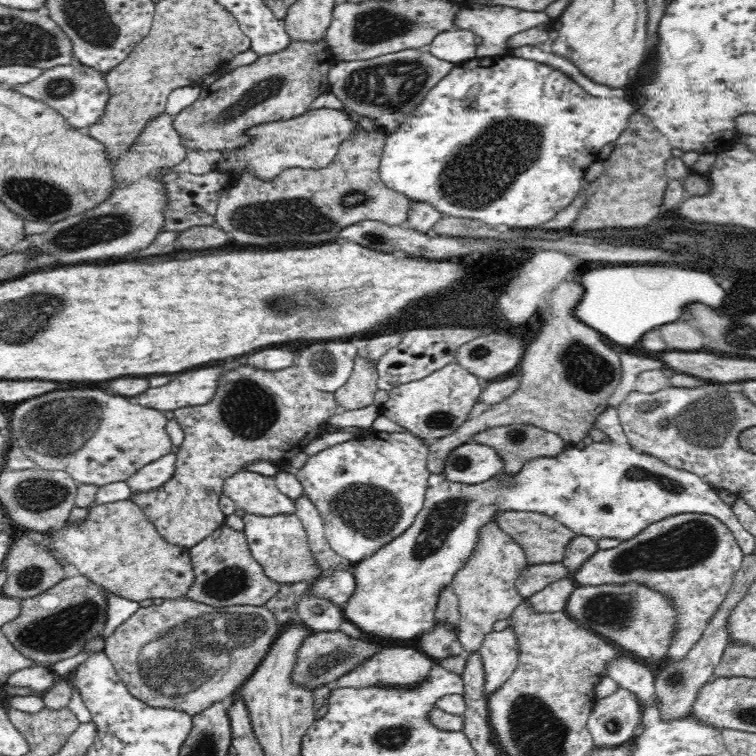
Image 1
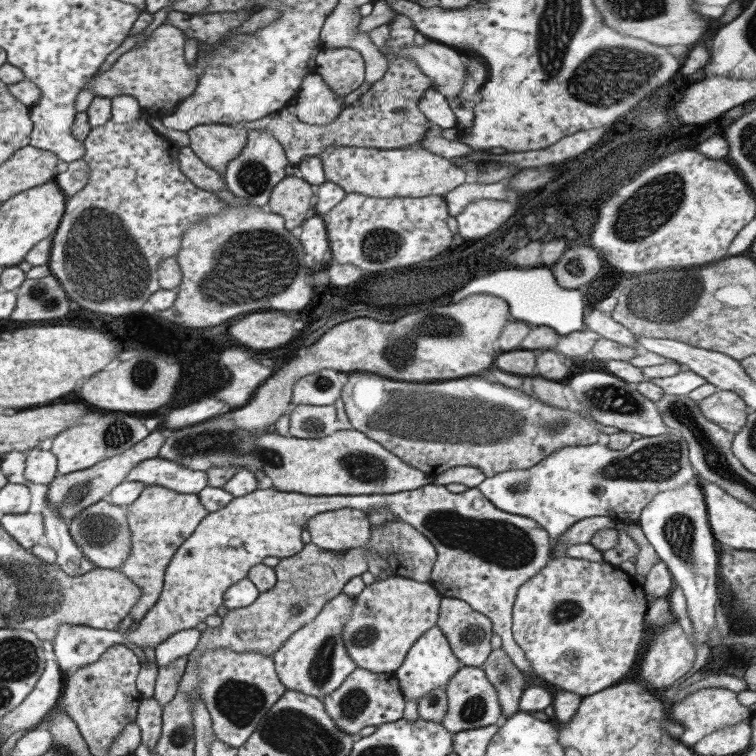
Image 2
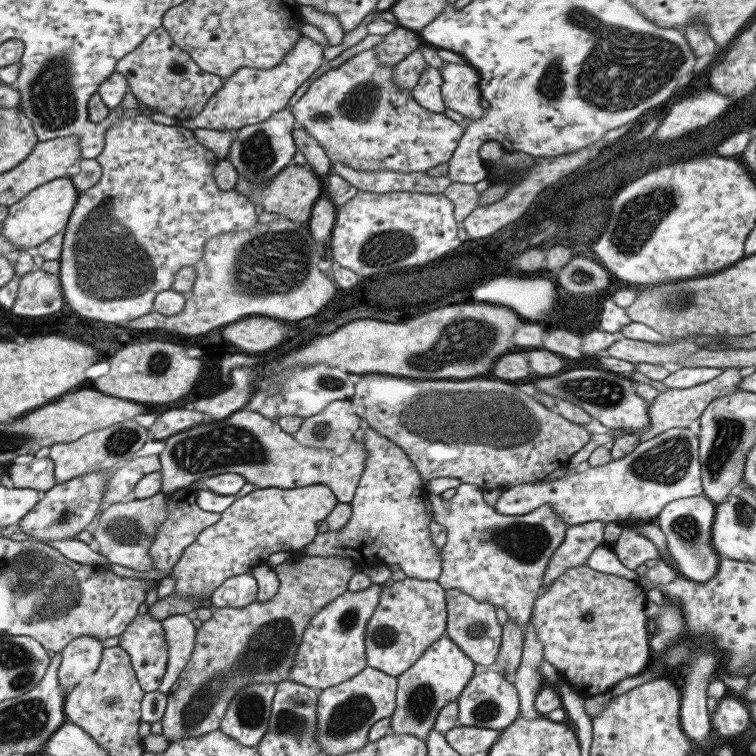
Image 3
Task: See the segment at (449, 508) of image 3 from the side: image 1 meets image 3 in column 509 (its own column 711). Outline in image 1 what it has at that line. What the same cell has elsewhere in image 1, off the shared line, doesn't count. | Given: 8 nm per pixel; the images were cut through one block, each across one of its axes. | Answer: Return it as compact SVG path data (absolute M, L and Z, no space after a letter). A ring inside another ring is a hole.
M680 514L648 526L636 538L624 540L616 548L598 549L571 575L582 586L640 582L653 590L672 595L680 611L680 620L678 636L672 640L668 656L675 662L682 662L692 646L702 638L704 629L726 598L742 560L743 552L726 525L709 515Z

